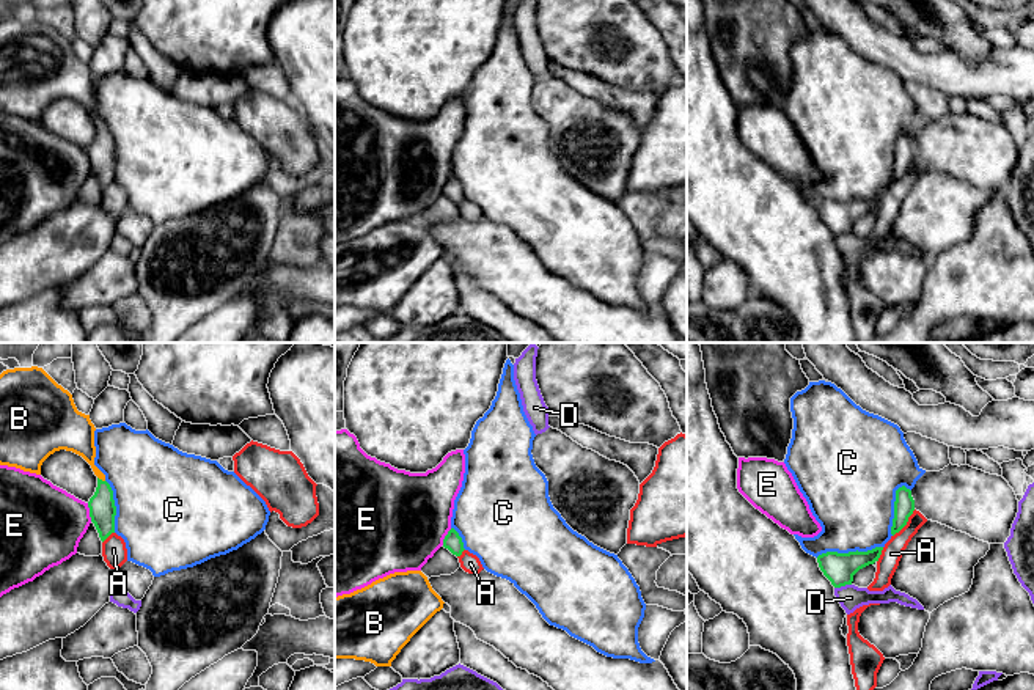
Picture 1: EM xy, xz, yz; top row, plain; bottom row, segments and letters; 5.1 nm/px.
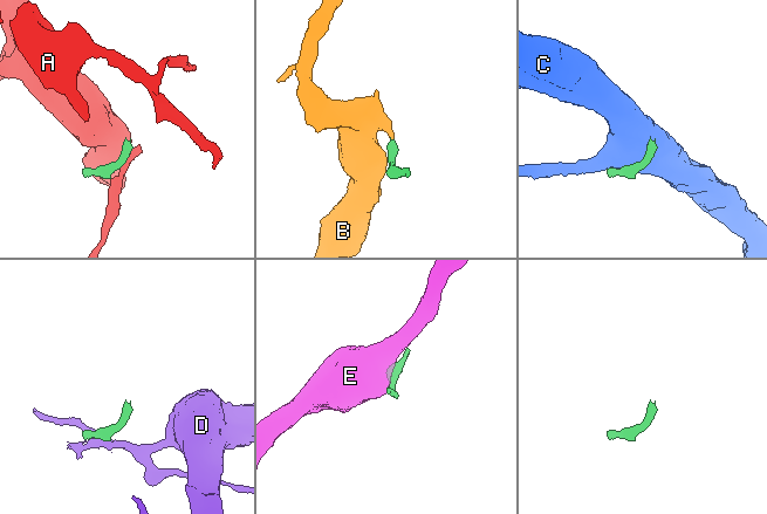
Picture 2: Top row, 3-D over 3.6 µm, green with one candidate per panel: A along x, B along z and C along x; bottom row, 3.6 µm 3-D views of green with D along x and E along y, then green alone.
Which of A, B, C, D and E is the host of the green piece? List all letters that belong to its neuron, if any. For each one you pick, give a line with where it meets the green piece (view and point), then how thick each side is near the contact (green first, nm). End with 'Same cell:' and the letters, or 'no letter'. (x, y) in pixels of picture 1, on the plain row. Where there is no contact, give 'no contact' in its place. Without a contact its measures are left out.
B: meets green in xy at (101, 128); 140 nm thick on the green side, 160 nm on the other
Same cell: B

